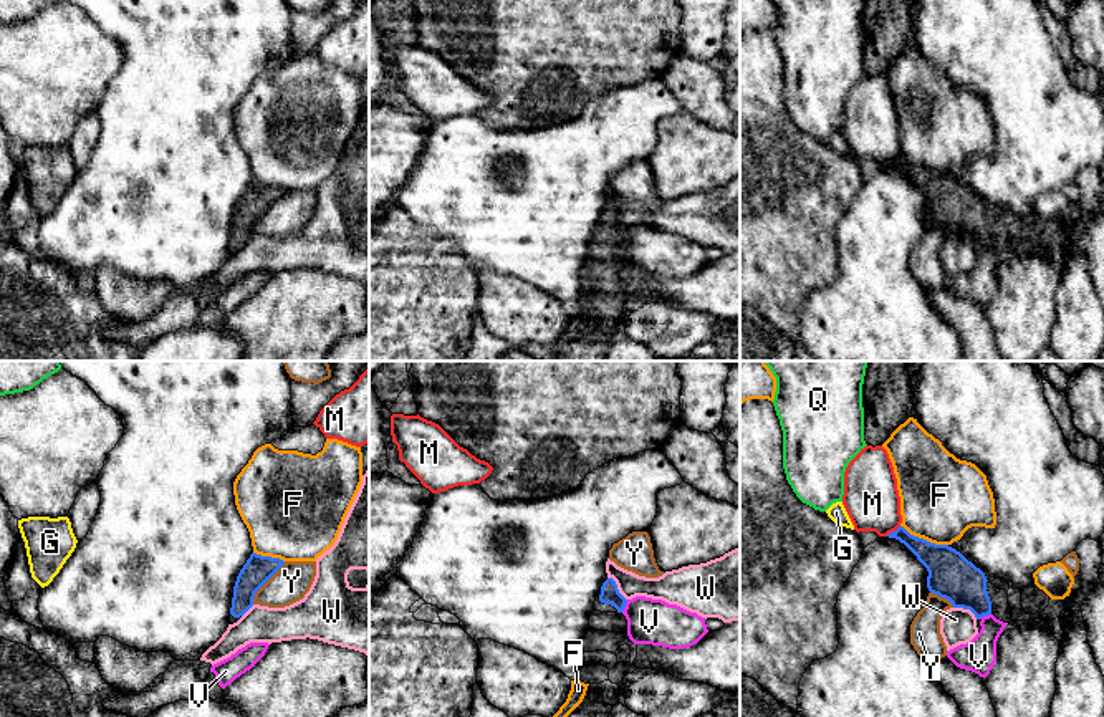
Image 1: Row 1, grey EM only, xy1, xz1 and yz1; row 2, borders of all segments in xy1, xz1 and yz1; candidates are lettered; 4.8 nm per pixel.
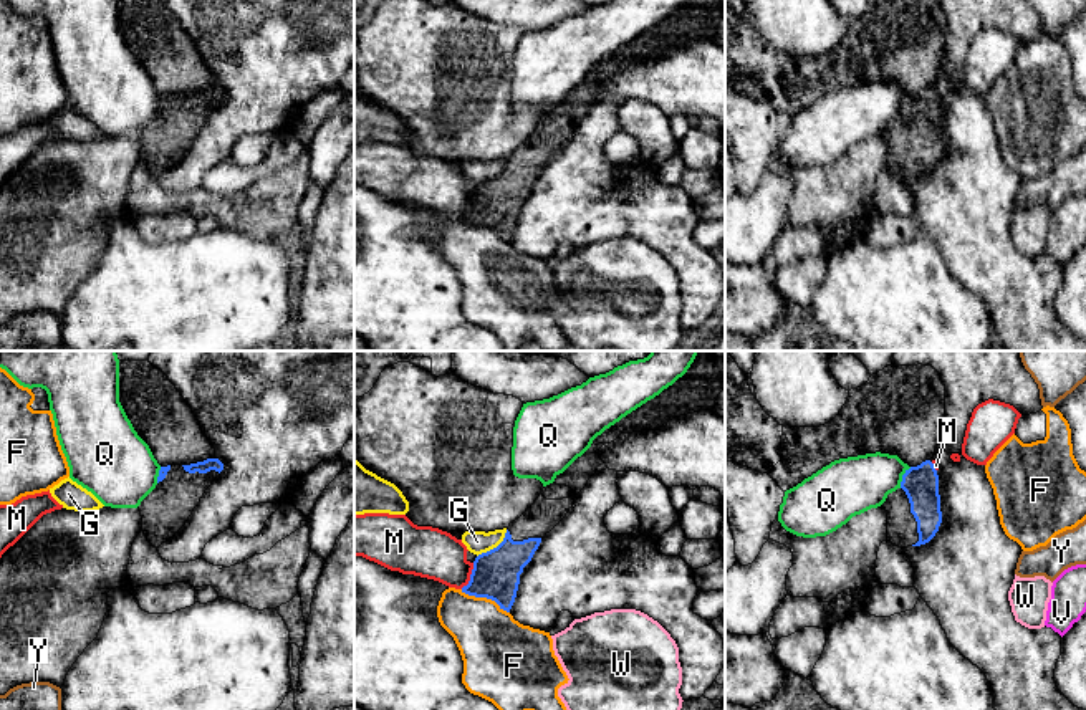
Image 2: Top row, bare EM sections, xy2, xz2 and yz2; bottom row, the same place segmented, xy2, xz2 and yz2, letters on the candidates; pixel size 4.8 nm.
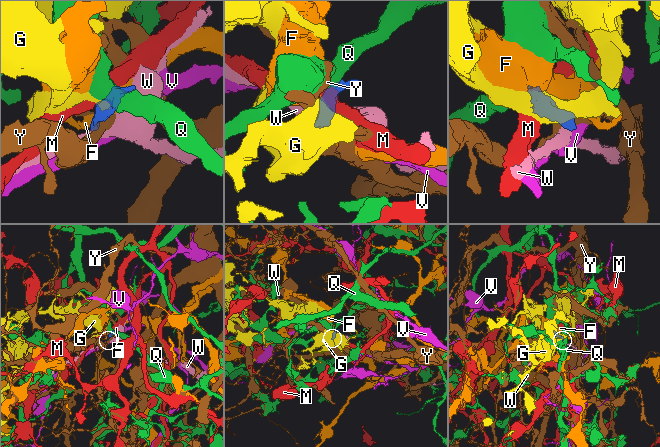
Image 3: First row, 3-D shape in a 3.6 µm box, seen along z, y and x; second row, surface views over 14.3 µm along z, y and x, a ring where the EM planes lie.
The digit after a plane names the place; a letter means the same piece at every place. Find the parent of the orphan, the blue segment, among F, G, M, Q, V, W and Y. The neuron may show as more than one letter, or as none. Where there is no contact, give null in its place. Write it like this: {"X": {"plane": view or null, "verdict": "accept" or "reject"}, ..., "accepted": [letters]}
{"F": {"plane": "xz2", "verdict": "reject"}, "G": {"plane": "xz2", "verdict": "reject"}, "M": {"plane": "xz2", "verdict": "reject"}, "Q": {"plane": "yz2", "verdict": "reject"}, "V": {"plane": "xz1", "verdict": "reject"}, "W": {"plane": "xz1", "verdict": "reject"}, "Y": {"plane": "xy1", "verdict": "reject"}, "accepted": []}

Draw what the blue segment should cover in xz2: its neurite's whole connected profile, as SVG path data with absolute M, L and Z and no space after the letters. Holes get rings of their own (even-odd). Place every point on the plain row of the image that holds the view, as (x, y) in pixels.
M687 0L659 25L606 58L581 86L556 104L553 113L569 116L571 124L563 129L546 129L540 122L535 132L510 152L500 174L475 187L470 210L462 217L462 222L492 228L500 238L510 242L520 204L531 190L541 169L566 146L588 109L596 101L608 98L598 83L599 78L614 71L621 63L654 60L675 46L714 40L723 18L725 0Z

